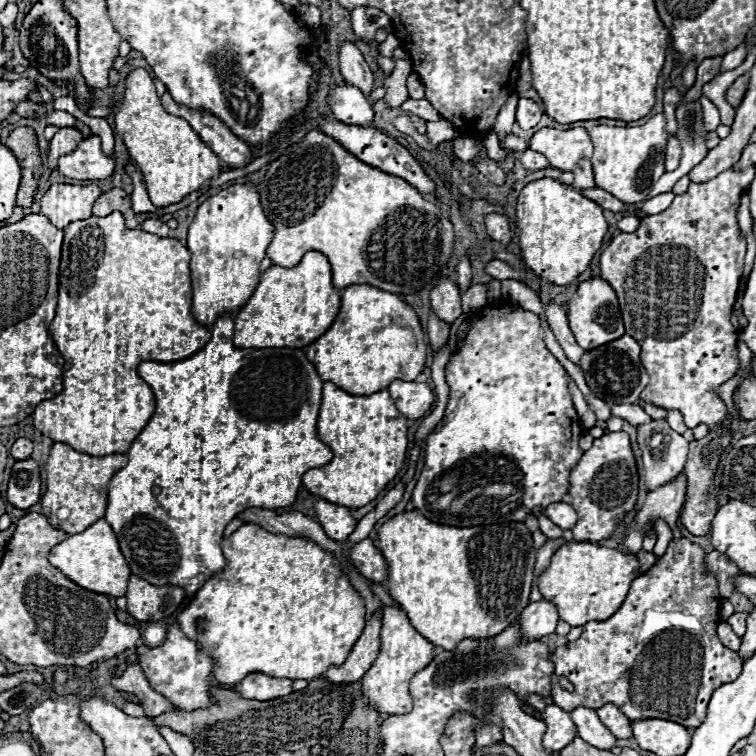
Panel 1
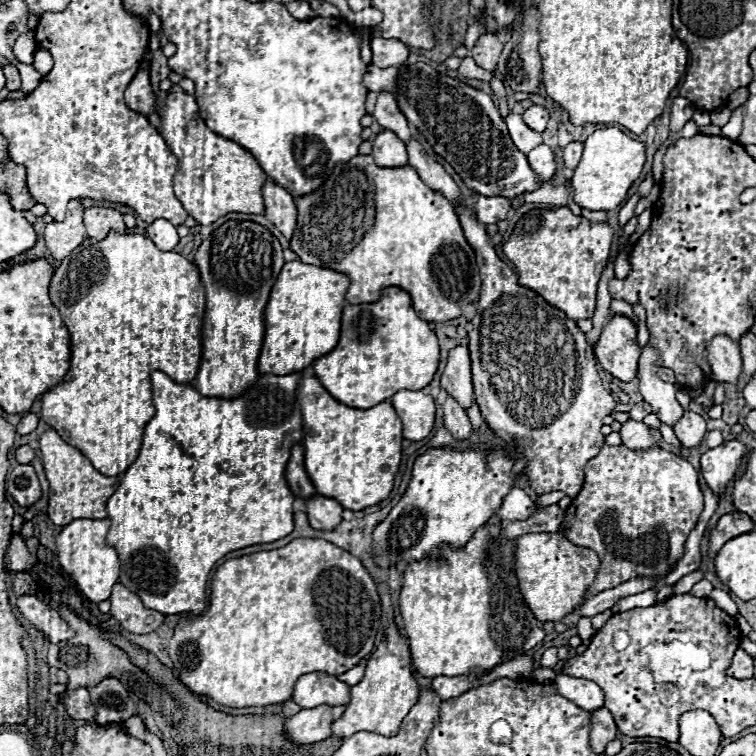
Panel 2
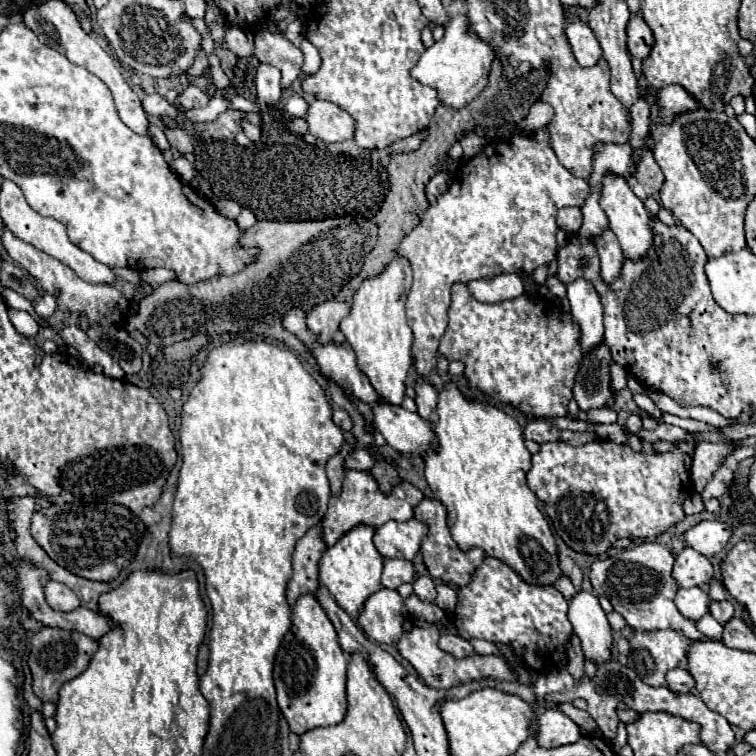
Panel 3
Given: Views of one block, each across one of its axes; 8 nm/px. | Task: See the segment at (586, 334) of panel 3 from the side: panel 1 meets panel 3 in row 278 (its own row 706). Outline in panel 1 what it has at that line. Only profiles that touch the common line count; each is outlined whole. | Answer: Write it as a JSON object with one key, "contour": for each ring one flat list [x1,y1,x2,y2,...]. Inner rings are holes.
{"contour":[[576,706,570,712,574,724,578,726,578,734,592,746,600,748,600,750,610,750,616,744,616,738,608,732,608,728,598,720,596,710,592,708,584,708,584,706]]}

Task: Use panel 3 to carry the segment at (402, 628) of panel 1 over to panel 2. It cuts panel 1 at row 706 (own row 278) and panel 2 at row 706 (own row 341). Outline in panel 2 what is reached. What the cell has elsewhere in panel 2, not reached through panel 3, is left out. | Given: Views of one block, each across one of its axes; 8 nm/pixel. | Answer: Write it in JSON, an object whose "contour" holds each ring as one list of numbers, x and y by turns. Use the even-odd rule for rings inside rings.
{"contour":[[390,622,386,636,372,652,362,682,350,688,350,702,344,714,332,722,334,736,352,736,354,732,378,732,382,736,396,736,404,716,416,704,420,694,418,682,412,674,412,660,406,640,400,636,394,622]]}

